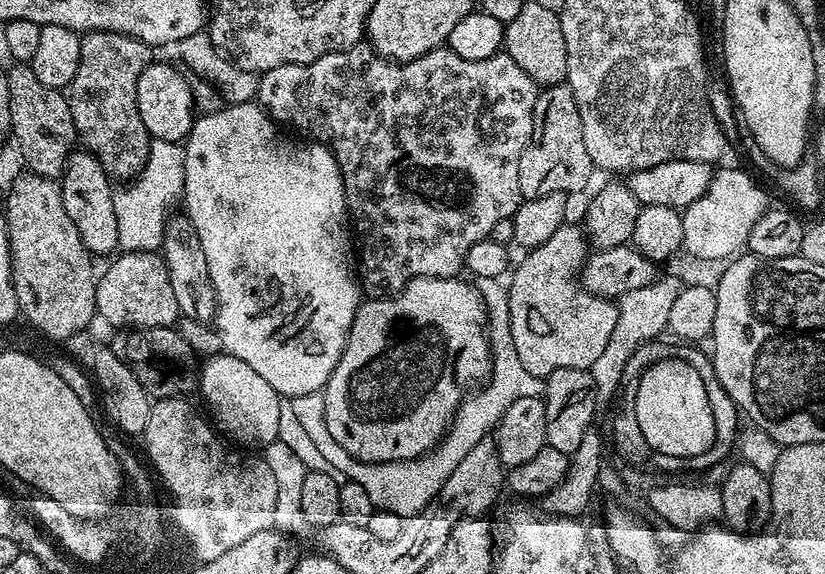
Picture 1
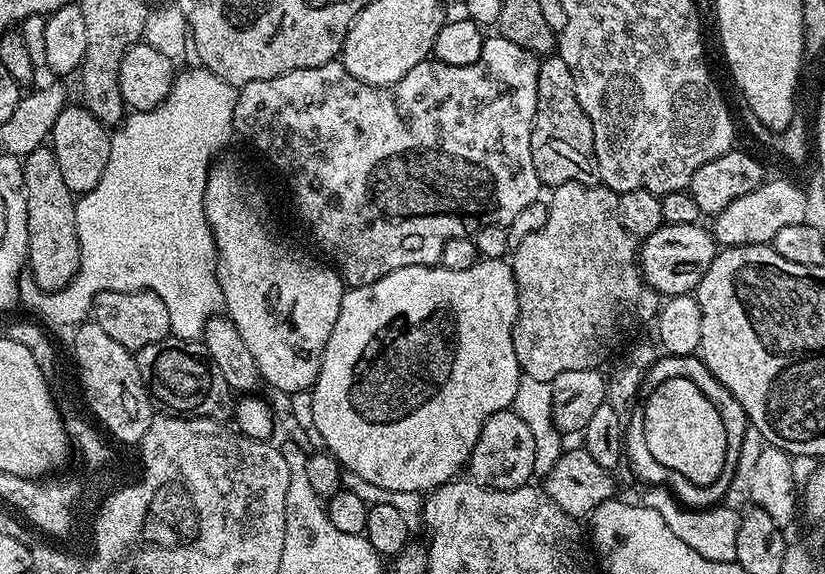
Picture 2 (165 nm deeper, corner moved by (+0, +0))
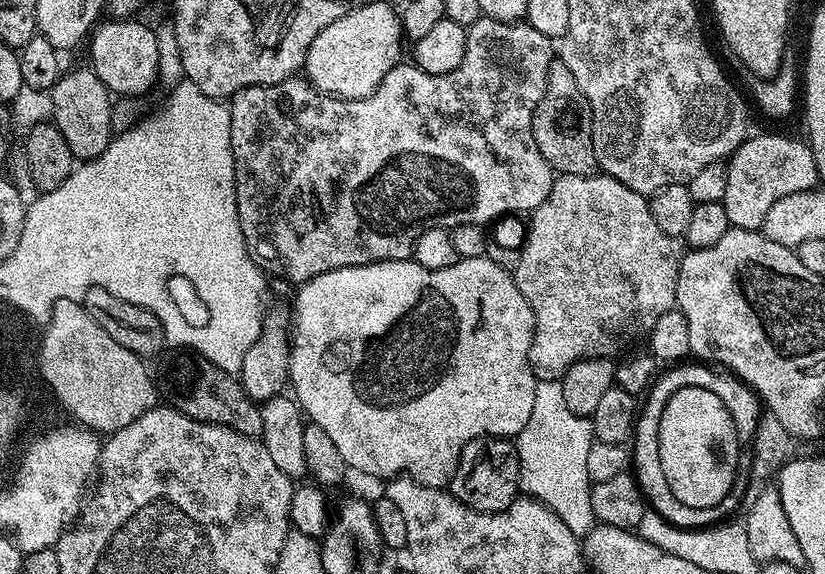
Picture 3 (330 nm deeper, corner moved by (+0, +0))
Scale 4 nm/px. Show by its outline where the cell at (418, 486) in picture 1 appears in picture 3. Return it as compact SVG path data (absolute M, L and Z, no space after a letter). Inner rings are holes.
M537 380L534 390L534 410L530 414L530 422L524 428L523 439L528 439L528 452L526 448L526 492L527 495L545 504L550 511L558 514L566 526L576 536L583 538L591 528L596 527L596 511L592 505L592 486L594 477L588 469L592 460L592 421L587 416L574 414L570 406L566 406L566 398L562 395L560 380Z

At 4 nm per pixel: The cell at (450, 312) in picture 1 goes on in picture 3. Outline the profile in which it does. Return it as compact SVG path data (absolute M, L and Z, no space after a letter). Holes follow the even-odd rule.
M487 255L470 259L457 259L454 266L446 266L446 270L426 270L426 266L418 266L418 262L414 259L407 260L383 260L377 264L363 264L362 266L354 266L353 268L339 268L338 270L330 270L326 274L318 274L318 278L308 280L305 284L299 285L296 291L296 305L292 308L292 316L296 321L290 324L290 353L288 364L288 378L290 381L291 391L294 393L294 399L300 405L305 417L311 423L322 426L322 430L326 430L326 434L330 434L330 438L342 454L342 458L346 458L349 469L365 472L368 476L384 476L383 478L391 478L393 476L413 476L420 484L425 484L431 488L444 488L451 481L456 467L460 461L462 450L472 440L477 440L479 436L502 436L505 438L516 438L523 433L524 428L530 422L530 414L534 410L534 390L536 389L537 378L534 370L528 361L530 354L530 346L534 338L534 314L530 310L530 302L526 302L526 298L522 298L522 290L518 290L515 275L509 269L503 268L495 264L493 260L489 260Z

